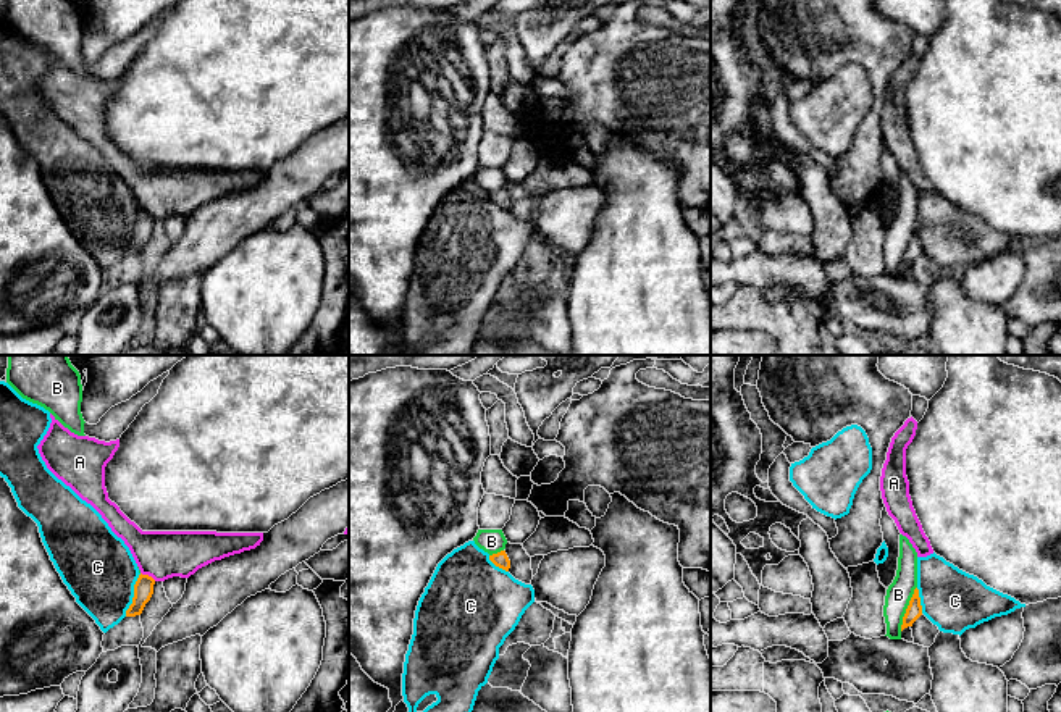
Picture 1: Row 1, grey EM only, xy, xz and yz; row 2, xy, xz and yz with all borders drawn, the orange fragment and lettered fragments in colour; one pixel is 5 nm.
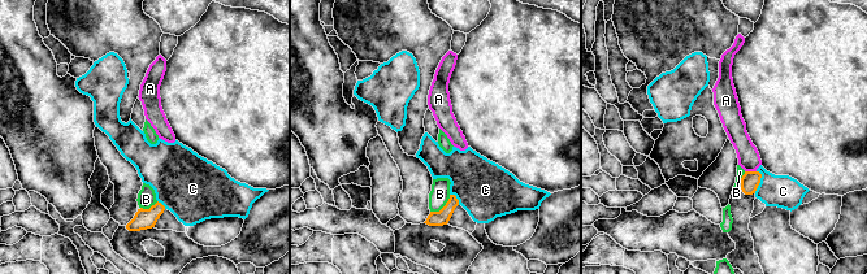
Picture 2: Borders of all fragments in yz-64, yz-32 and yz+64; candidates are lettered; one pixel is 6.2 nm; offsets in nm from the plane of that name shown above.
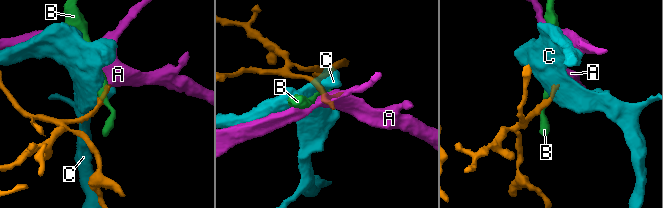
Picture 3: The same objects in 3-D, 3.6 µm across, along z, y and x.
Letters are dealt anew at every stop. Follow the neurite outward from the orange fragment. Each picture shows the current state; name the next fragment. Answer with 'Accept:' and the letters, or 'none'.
Accept: none

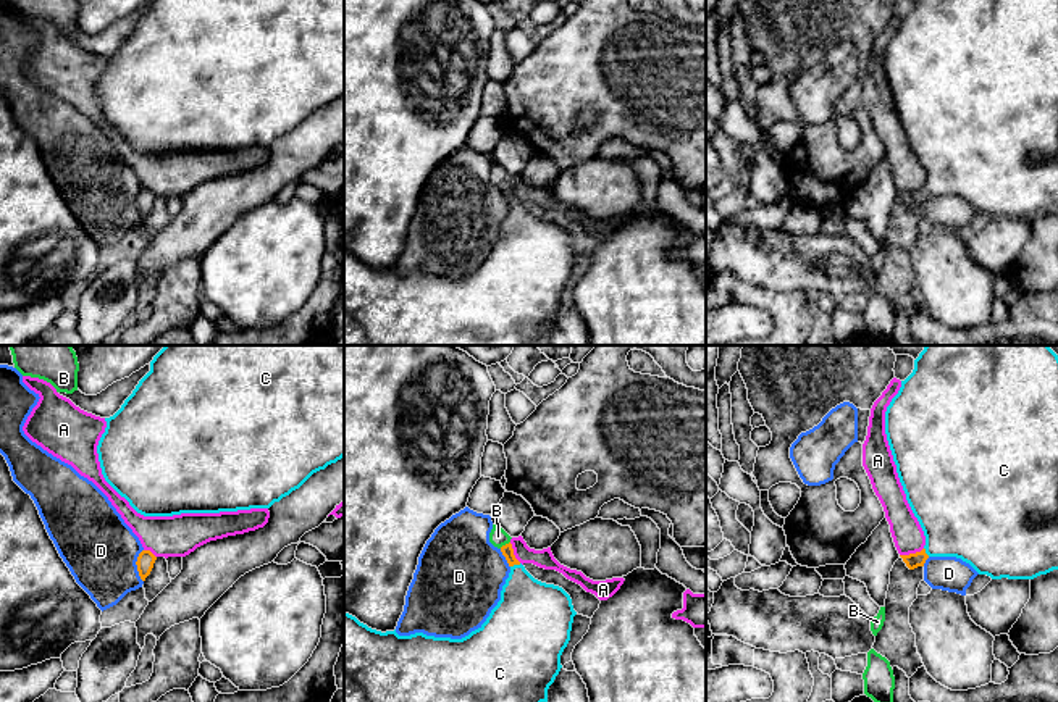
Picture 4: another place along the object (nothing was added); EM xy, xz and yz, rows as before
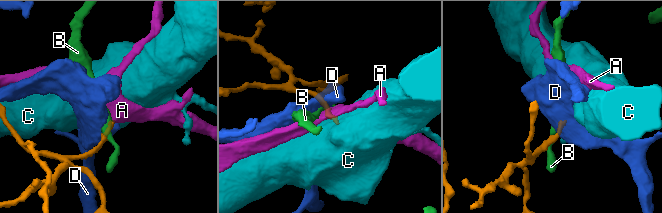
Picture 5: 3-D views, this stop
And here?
Accept: C

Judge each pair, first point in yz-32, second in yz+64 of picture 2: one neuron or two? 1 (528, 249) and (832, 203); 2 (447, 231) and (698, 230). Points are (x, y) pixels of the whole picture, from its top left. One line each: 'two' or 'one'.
1: two
2: one

